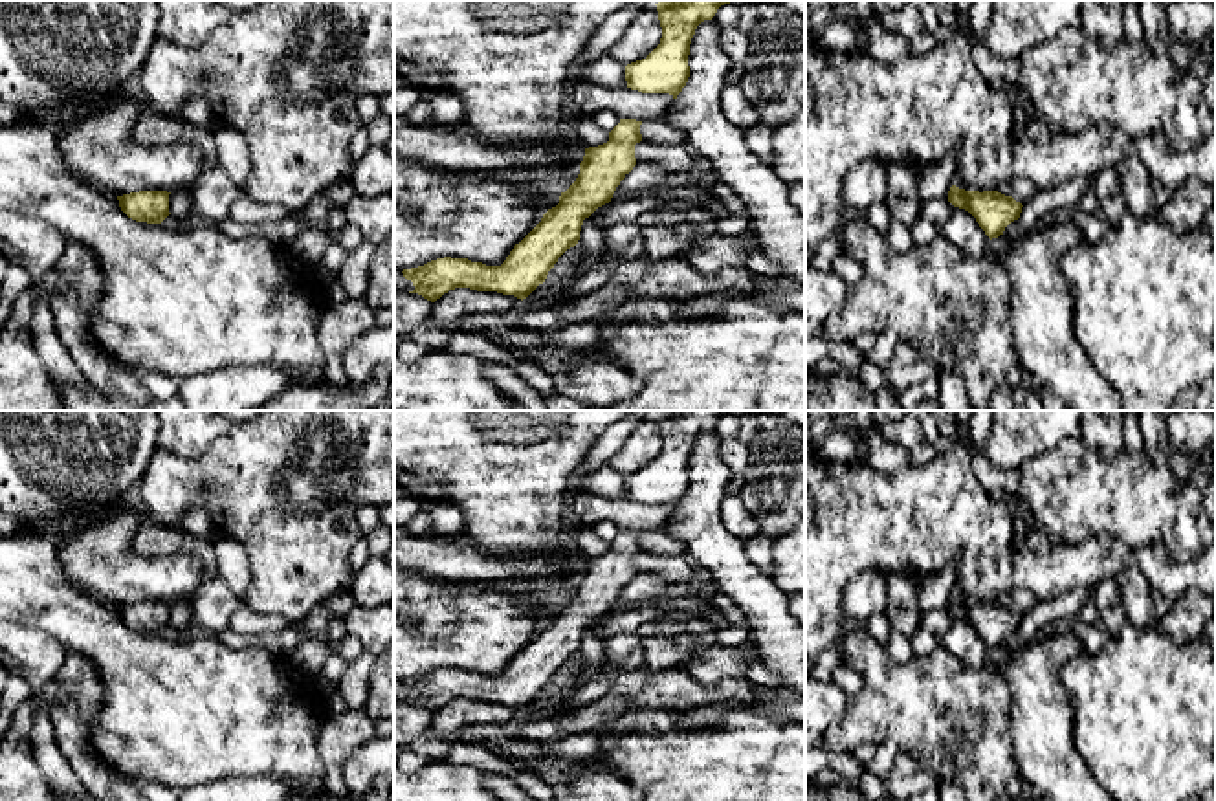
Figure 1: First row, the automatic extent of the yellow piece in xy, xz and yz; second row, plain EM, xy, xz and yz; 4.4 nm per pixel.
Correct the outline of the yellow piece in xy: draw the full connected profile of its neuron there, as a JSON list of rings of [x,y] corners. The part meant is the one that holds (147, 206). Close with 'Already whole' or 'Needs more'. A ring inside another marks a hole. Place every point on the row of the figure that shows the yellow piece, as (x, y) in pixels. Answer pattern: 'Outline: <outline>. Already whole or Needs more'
Outline: [[[139,191],[117,196],[121,211],[136,220],[147,224],[161,224],[169,213],[167,191]]]. Already whole

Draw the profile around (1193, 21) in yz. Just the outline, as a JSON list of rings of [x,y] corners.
[[[1177,0],[1165,7],[1170,42],[1203,48],[1216,31],[1216,0]]]

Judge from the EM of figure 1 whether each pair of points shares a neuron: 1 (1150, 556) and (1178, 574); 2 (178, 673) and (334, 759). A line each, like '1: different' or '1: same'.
1: same
2: different

